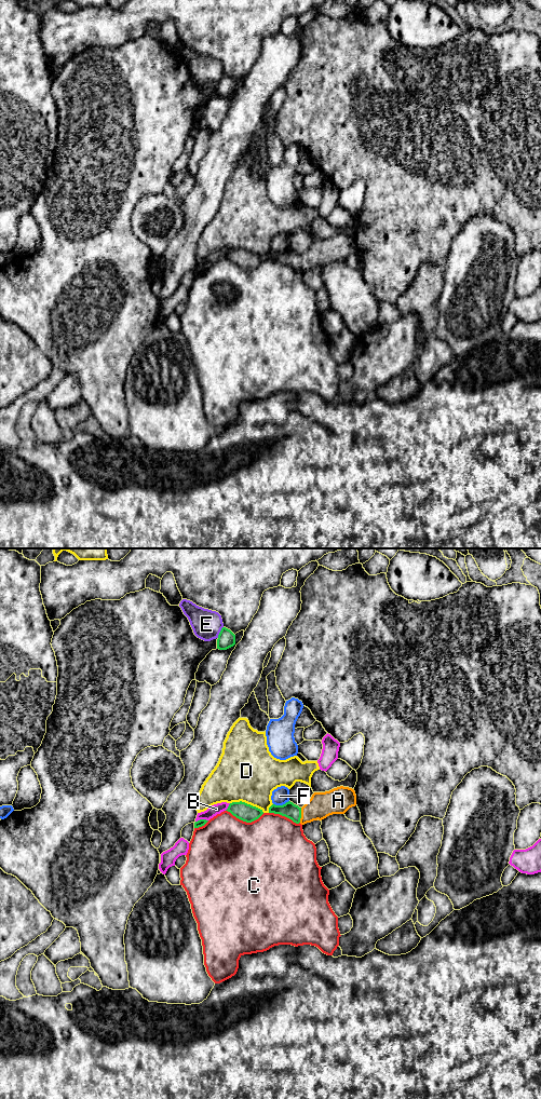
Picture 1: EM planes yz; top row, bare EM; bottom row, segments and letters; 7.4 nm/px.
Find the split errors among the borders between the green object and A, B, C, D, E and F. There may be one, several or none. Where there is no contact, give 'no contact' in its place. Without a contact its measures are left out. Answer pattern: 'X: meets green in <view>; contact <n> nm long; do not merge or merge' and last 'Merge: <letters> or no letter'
A: meets green in yz; contact 110 nm long; merge
B: meets green in yz; contact 100 nm long; do not merge
C: meets green in yz; contact 280 nm long; do not merge
D: meets green in yz; contact 260 nm long; do not merge
E: meets green in yz; contact 100 nm long; do not merge
F: meets green in yz; contact 120 nm long; do not merge
Merge: A

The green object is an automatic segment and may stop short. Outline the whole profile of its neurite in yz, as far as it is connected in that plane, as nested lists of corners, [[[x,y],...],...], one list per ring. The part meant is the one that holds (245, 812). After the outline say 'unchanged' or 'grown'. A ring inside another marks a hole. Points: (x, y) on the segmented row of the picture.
[[[242,801],[230,803],[226,811],[246,823],[252,823],[263,814],[262,810]]]; unchanged

